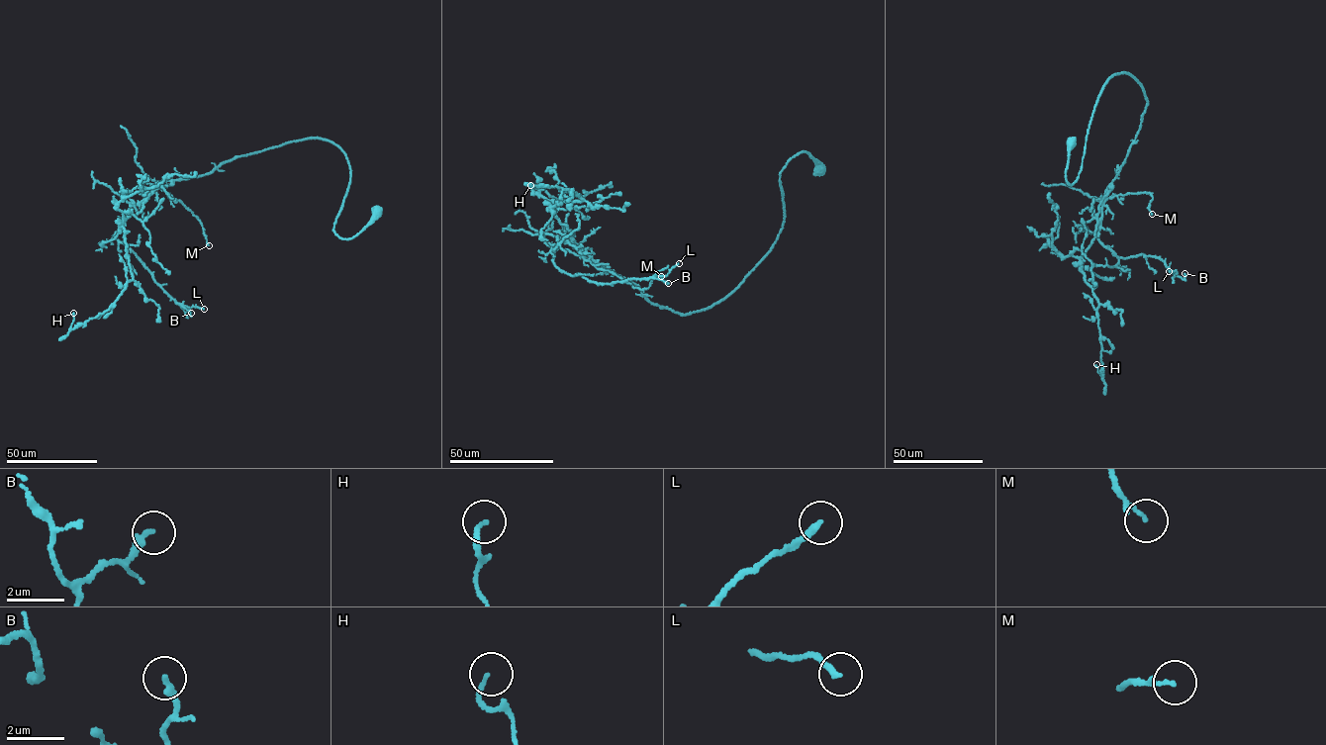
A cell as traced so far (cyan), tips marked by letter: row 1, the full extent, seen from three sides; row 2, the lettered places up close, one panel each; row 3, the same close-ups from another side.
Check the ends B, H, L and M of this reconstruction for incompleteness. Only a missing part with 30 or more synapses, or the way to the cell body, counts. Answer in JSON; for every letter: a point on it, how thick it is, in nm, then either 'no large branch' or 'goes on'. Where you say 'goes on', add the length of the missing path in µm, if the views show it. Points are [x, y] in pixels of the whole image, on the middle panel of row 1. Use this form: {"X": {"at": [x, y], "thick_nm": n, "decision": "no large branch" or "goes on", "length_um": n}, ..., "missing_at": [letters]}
{"B": {"at": [668, 283], "thick_nm": 220, "decision": "no large branch"}, "H": {"at": [530, 185], "thick_nm": 130, "decision": "no large branch"}, "L": {"at": [679, 263], "thick_nm": 220, "decision": "no large branch"}, "M": {"at": [661, 276], "thick_nm": 130, "decision": "no large branch"}, "missing_at": []}

